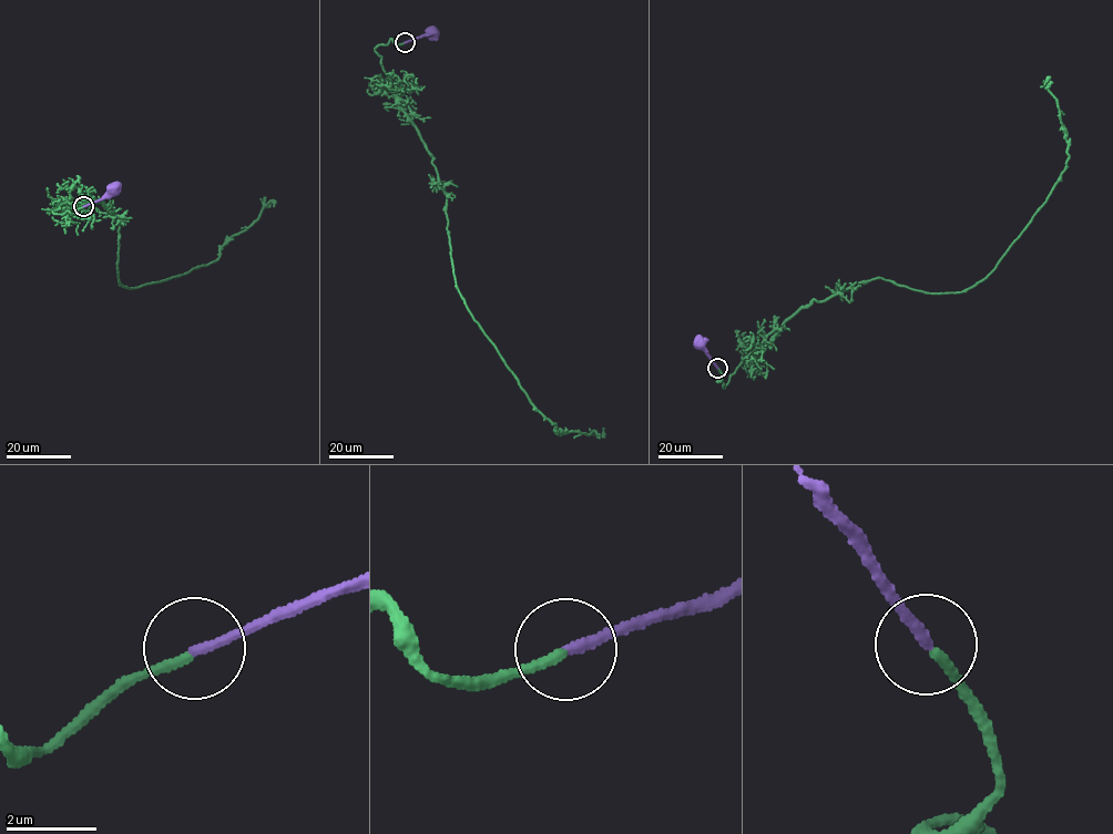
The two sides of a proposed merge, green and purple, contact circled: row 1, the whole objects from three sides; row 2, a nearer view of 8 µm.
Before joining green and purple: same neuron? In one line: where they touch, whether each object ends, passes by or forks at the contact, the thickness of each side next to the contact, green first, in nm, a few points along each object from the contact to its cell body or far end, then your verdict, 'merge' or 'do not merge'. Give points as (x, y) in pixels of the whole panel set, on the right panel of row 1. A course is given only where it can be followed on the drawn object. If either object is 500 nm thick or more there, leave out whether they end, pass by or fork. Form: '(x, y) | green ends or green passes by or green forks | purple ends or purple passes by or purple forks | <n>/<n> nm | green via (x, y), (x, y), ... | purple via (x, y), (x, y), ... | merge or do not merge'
(717, 368) | green ends | purple ends | 200/240 nm | green via (717, 368), (722, 388), (790, 316), (855, 284), (884, 278), (940, 294), (983, 280), (1069, 157), (1044, 84) | purple via (717, 368), (701, 345) | do not merge

